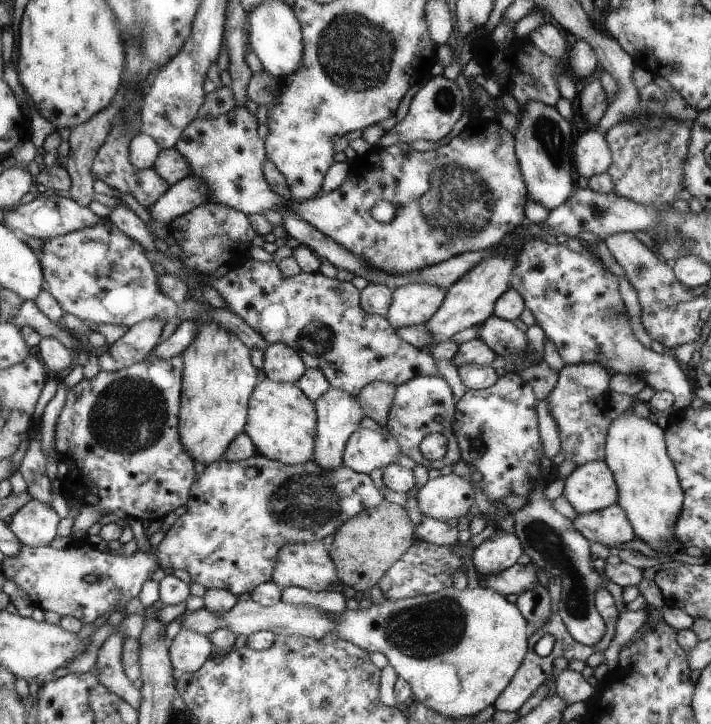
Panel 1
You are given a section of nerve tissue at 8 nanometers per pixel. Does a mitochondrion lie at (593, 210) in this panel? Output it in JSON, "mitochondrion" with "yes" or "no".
{"mitochondrion":"yes"}

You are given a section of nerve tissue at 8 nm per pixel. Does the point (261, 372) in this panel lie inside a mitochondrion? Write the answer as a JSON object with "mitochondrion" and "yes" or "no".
{"mitochondrion":"no"}

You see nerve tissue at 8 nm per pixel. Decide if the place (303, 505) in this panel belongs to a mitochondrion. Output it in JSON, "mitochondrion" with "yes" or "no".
{"mitochondrion":"yes"}

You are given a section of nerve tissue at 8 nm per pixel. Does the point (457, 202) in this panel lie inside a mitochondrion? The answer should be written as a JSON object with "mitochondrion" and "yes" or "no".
{"mitochondrion":"yes"}

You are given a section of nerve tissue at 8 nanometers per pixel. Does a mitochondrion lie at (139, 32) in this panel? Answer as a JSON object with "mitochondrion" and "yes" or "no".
{"mitochondrion":"yes"}

